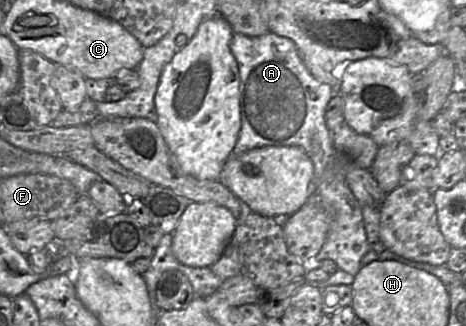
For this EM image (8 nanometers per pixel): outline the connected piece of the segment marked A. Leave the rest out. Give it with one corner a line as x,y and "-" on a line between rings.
268,32
264,35
256,36
256,37
248,37
243,34
234,33
232,36
232,40
230,42
230,51
233,54
238,64
239,77
240,77
240,116
241,116
241,128
240,128
237,142
232,151
232,157
239,156
255,148
261,148
261,147
266,147
266,146
299,146
301,147
305,151
305,153
308,155
310,160
312,161
312,164
314,167
313,177
316,181
317,187
313,188
312,193
317,194
317,197
315,197
315,199
318,199
319,202
331,214
331,224
330,224
330,228
327,234
326,241
323,244
323,247
321,248
321,250
319,251
316,257
303,262
305,272
310,271
311,269
315,267
319,267
319,262
321,260
331,259
337,264
339,269
355,276
360,270
360,268
362,267
361,260
363,256
370,250
370,248
369,248
369,243
368,243
364,221
363,221
362,206
360,205
360,203
358,202
358,200
356,199
356,197
354,196
353,192
350,190
346,182
346,178
344,177
344,174
343,174
343,168
340,162
339,154
333,146
332,134
327,128
327,125
325,122
326,106
336,91
334,91
334,89
328,84
324,84
318,81
309,72
309,70
307,69
307,67
302,61
302,58
297,50
296,45
294,44
292,40
286,37
278,36
272,32

